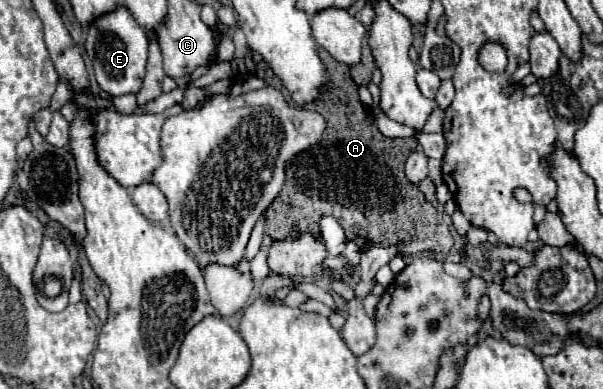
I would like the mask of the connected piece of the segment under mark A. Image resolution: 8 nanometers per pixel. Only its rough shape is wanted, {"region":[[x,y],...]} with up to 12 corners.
{"region":[[350,69],[314,105],[316,145],[286,167],[264,233],[332,215],[366,247],[448,253],[404,175],[416,139],[384,137]]}

